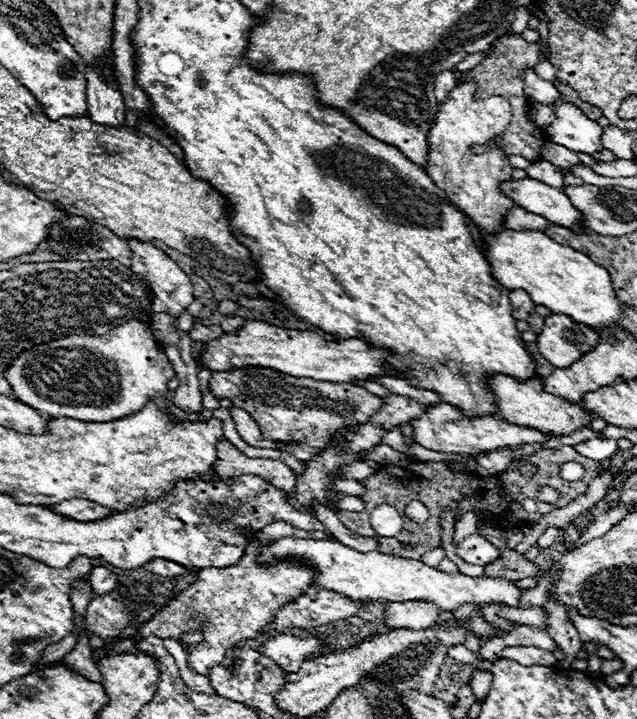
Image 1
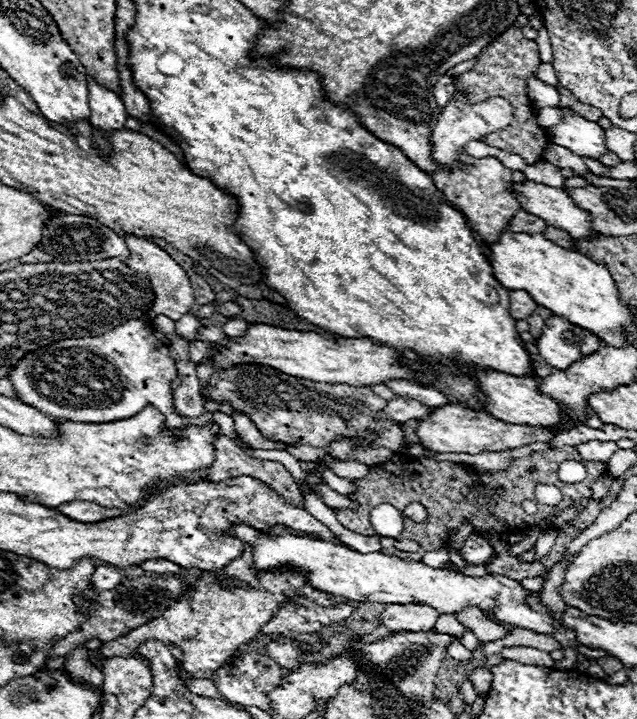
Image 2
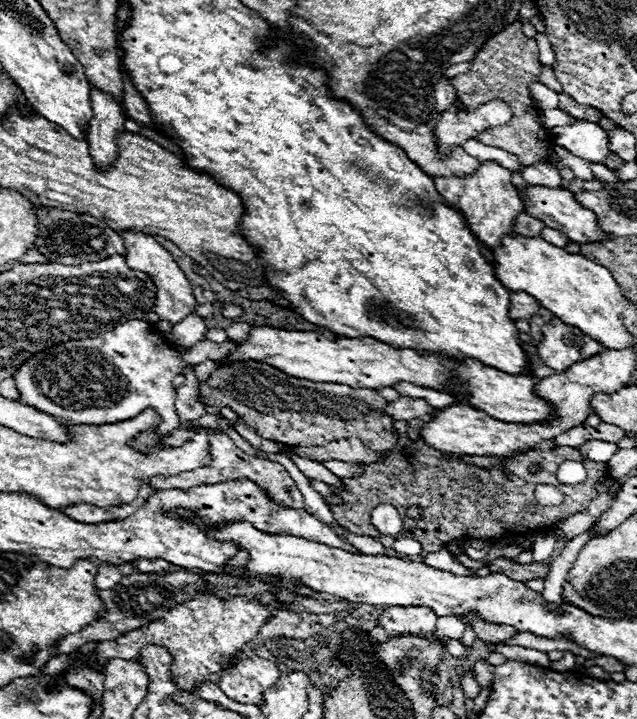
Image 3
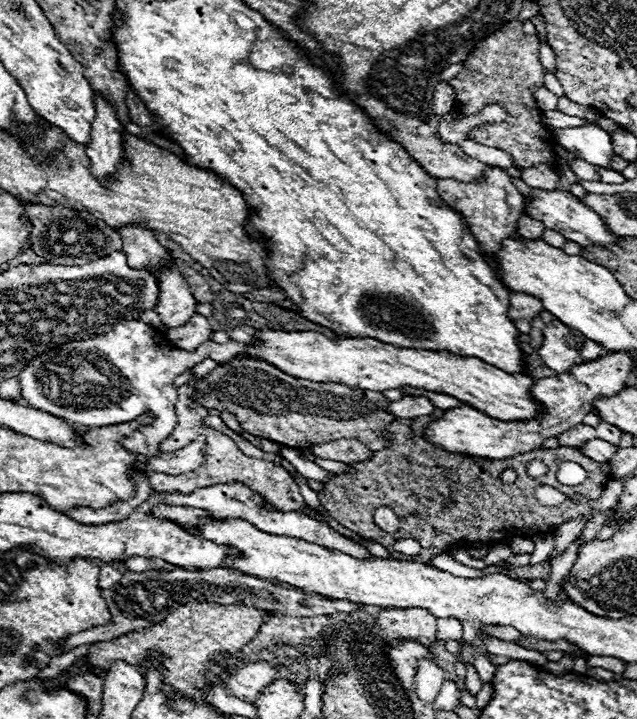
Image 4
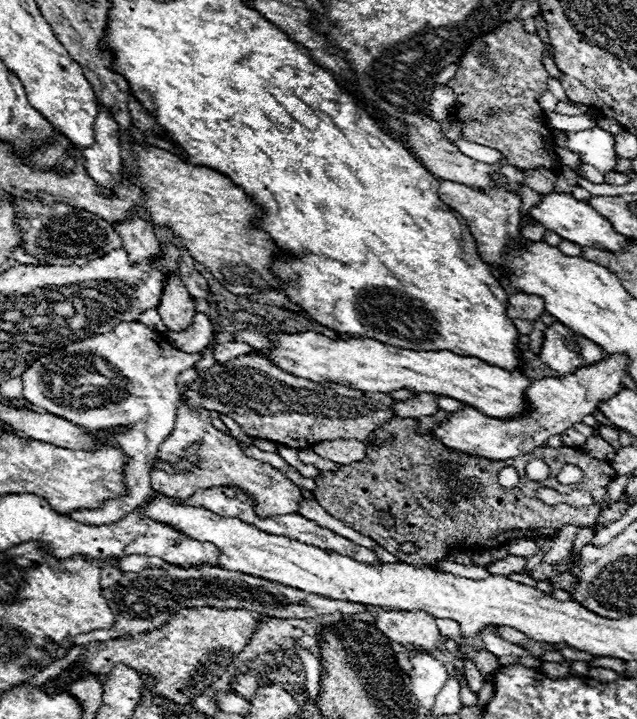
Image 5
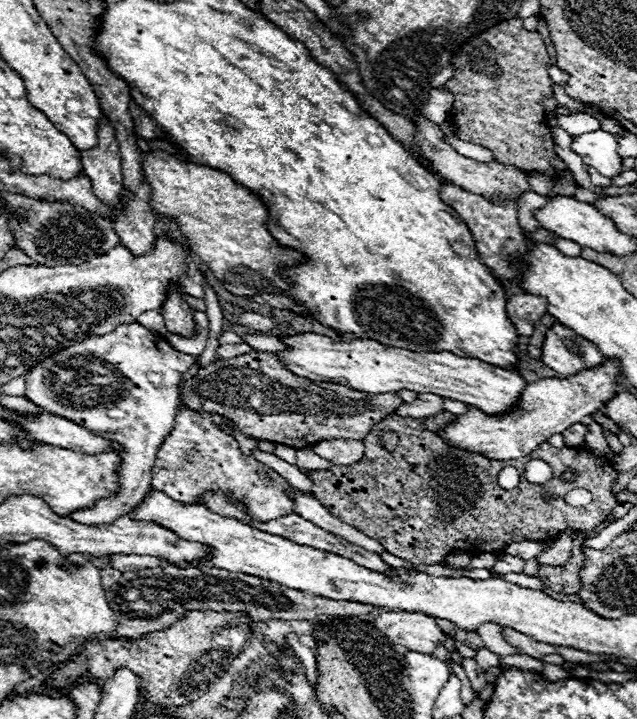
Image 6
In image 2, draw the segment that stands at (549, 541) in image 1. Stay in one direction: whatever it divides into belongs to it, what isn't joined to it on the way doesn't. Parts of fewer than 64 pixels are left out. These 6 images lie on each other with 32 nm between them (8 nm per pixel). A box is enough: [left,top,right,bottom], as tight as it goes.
[534,528,558,560]

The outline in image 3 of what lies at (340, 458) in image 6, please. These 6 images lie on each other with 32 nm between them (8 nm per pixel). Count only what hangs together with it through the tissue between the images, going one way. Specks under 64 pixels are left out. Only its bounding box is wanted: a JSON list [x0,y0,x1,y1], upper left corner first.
[290,438,378,462]

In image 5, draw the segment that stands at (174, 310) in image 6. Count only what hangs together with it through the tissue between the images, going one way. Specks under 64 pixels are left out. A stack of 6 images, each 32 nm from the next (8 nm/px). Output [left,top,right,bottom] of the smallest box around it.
[158,276,194,332]

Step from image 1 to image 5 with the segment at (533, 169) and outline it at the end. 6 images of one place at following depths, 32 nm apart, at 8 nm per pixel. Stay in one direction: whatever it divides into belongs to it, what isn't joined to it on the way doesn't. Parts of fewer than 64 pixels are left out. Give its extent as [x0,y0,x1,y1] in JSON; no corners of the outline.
[524,168,556,194]

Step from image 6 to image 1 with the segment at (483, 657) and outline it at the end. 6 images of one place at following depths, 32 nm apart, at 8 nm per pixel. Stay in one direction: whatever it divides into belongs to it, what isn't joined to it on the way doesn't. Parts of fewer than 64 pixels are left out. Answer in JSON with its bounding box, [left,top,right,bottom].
[470,670,492,700]

